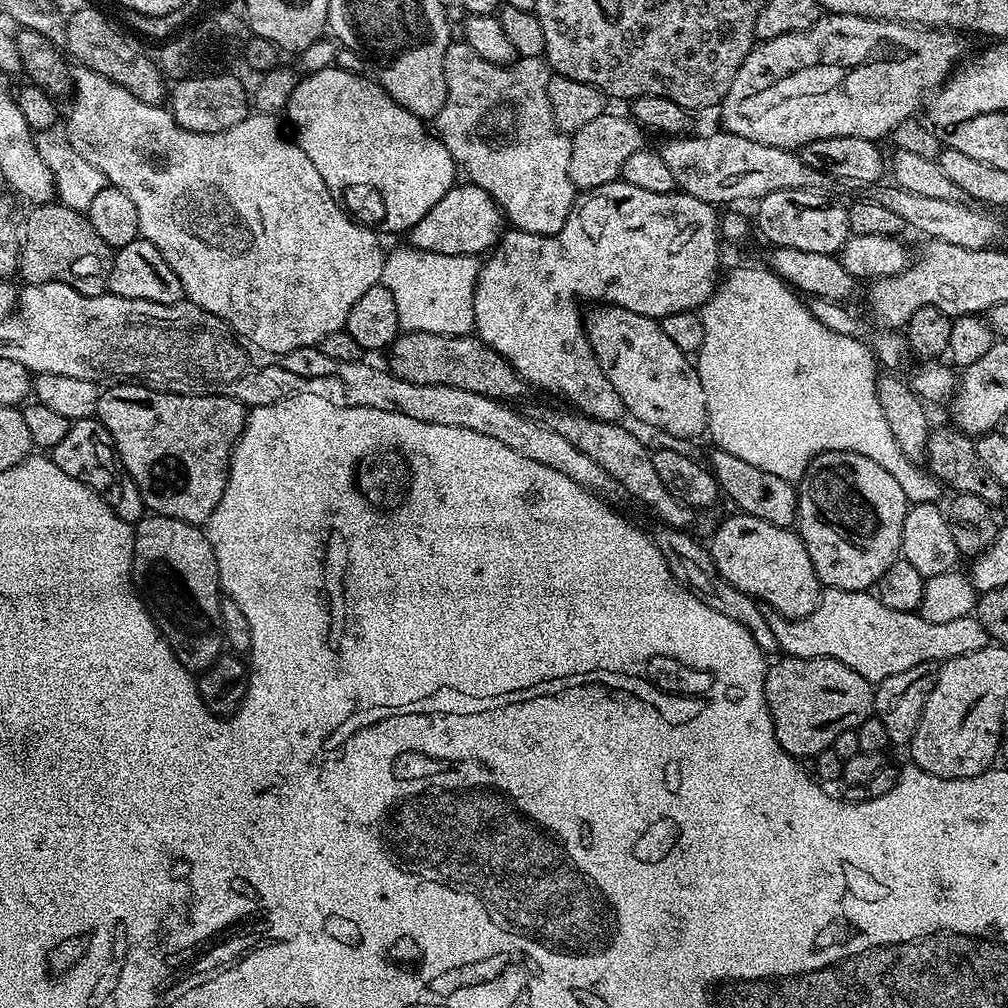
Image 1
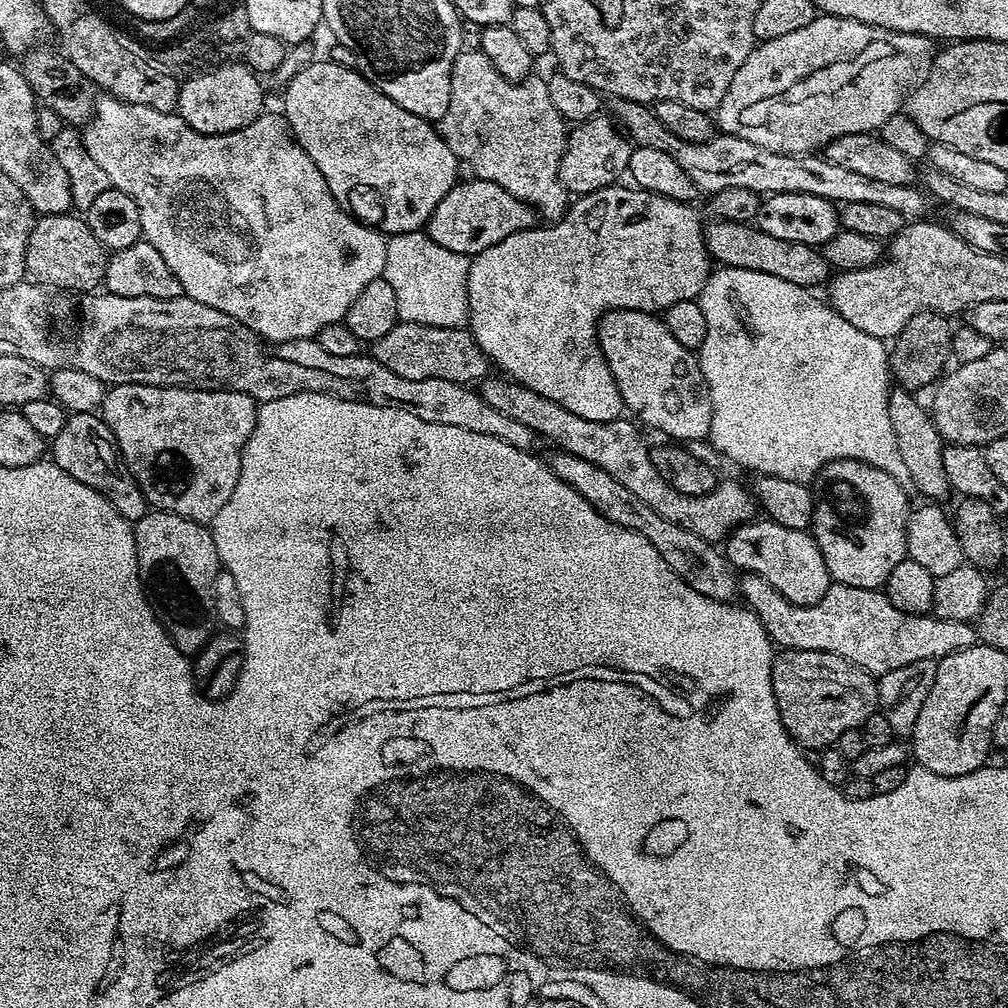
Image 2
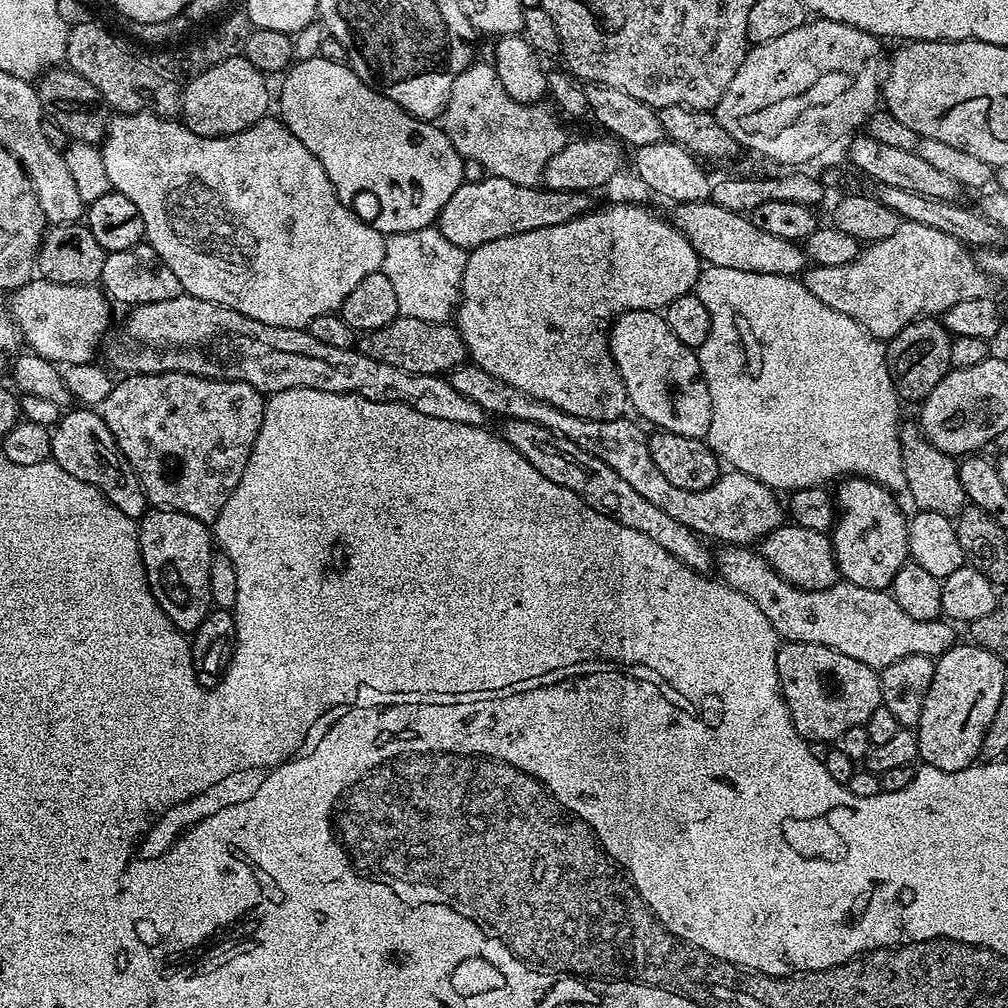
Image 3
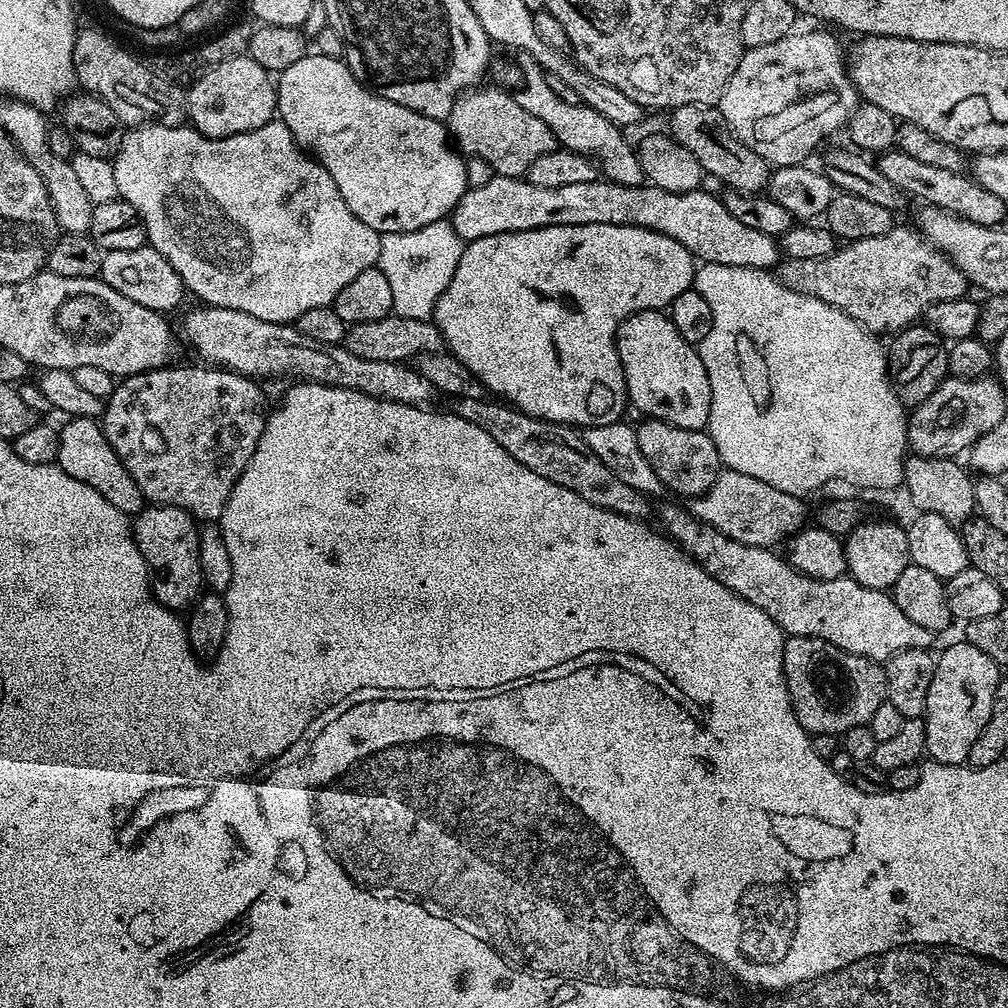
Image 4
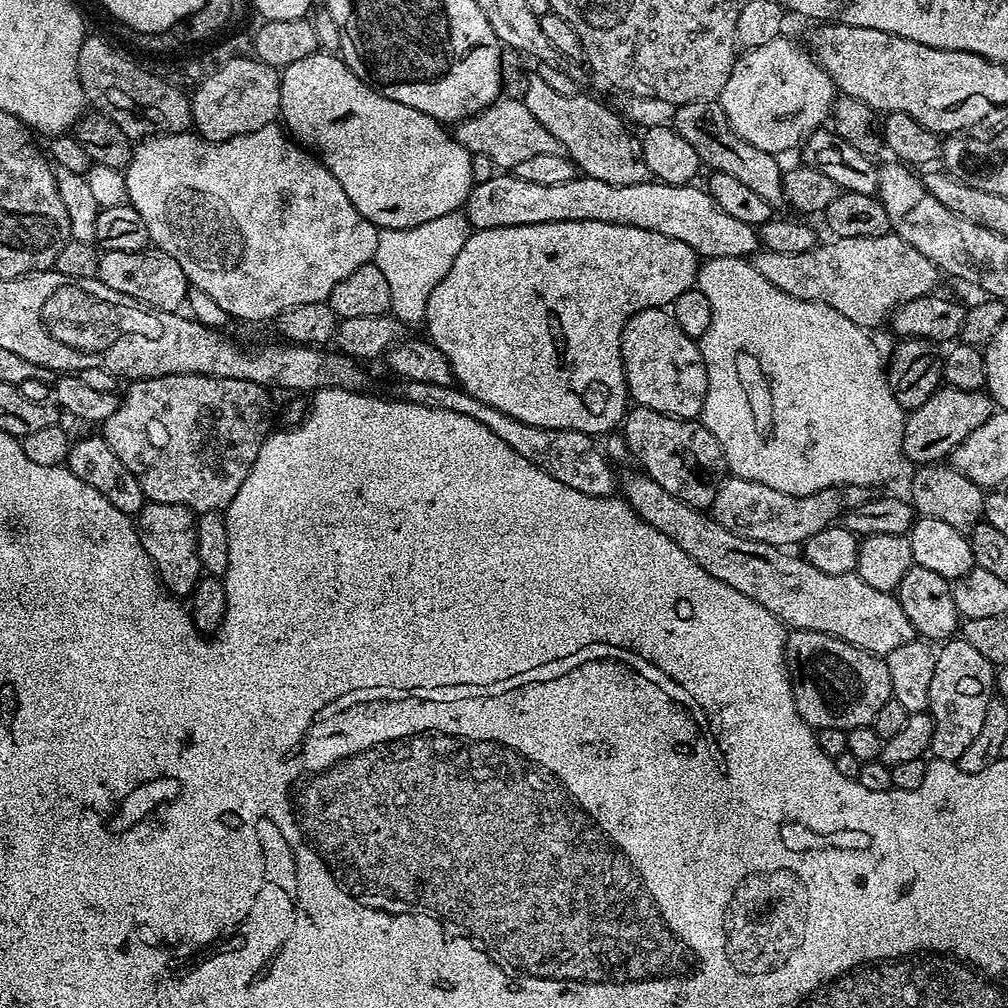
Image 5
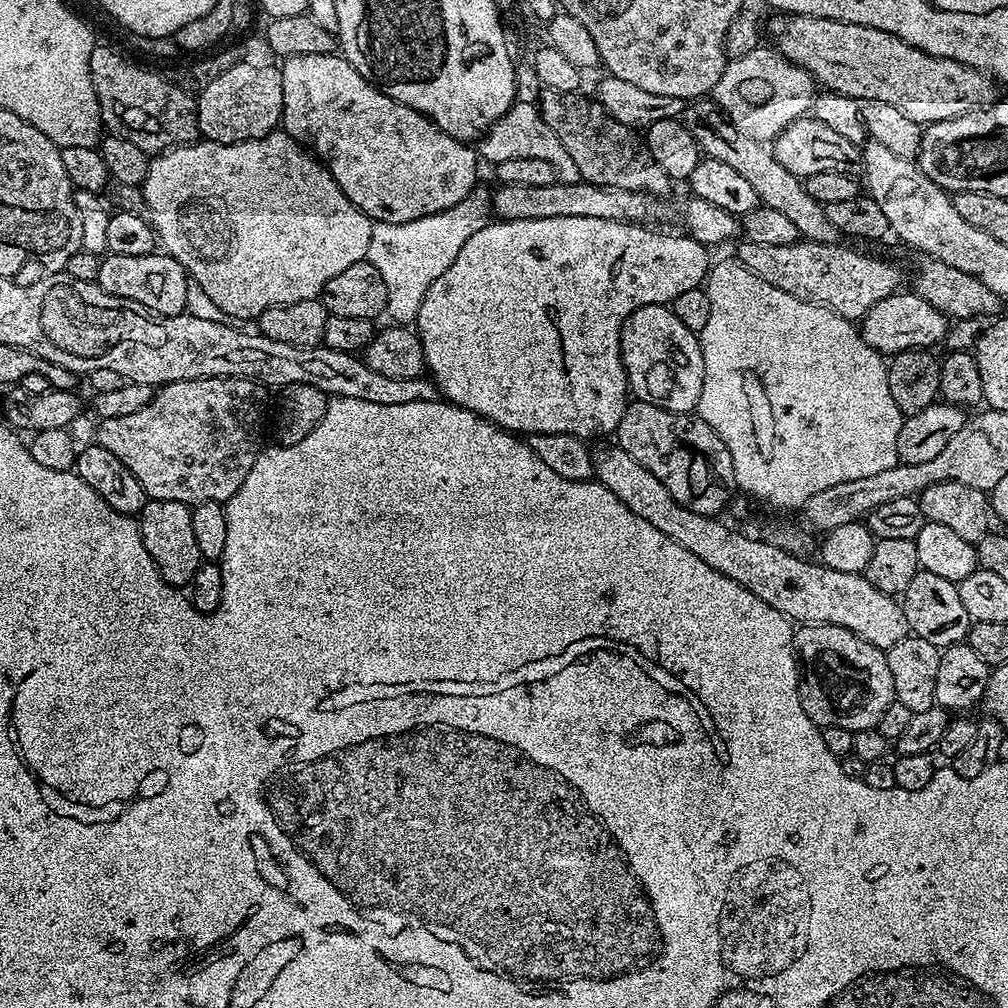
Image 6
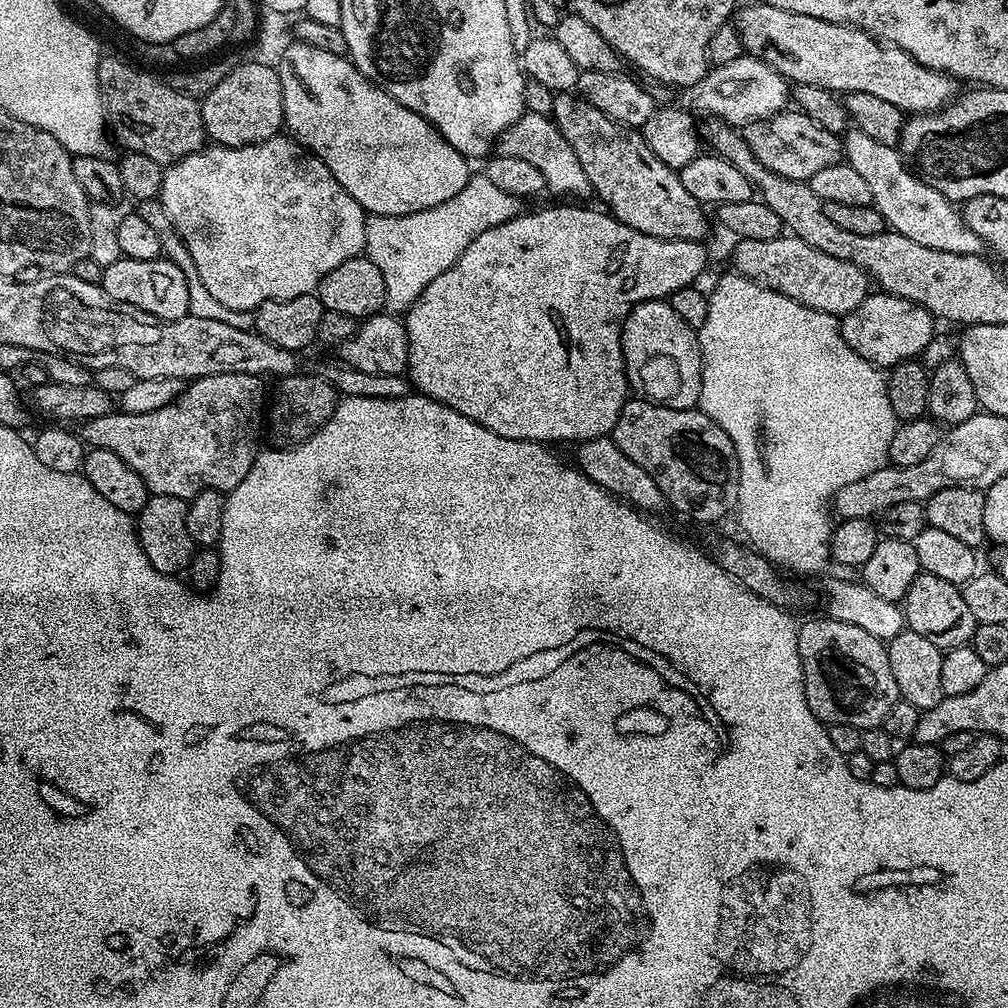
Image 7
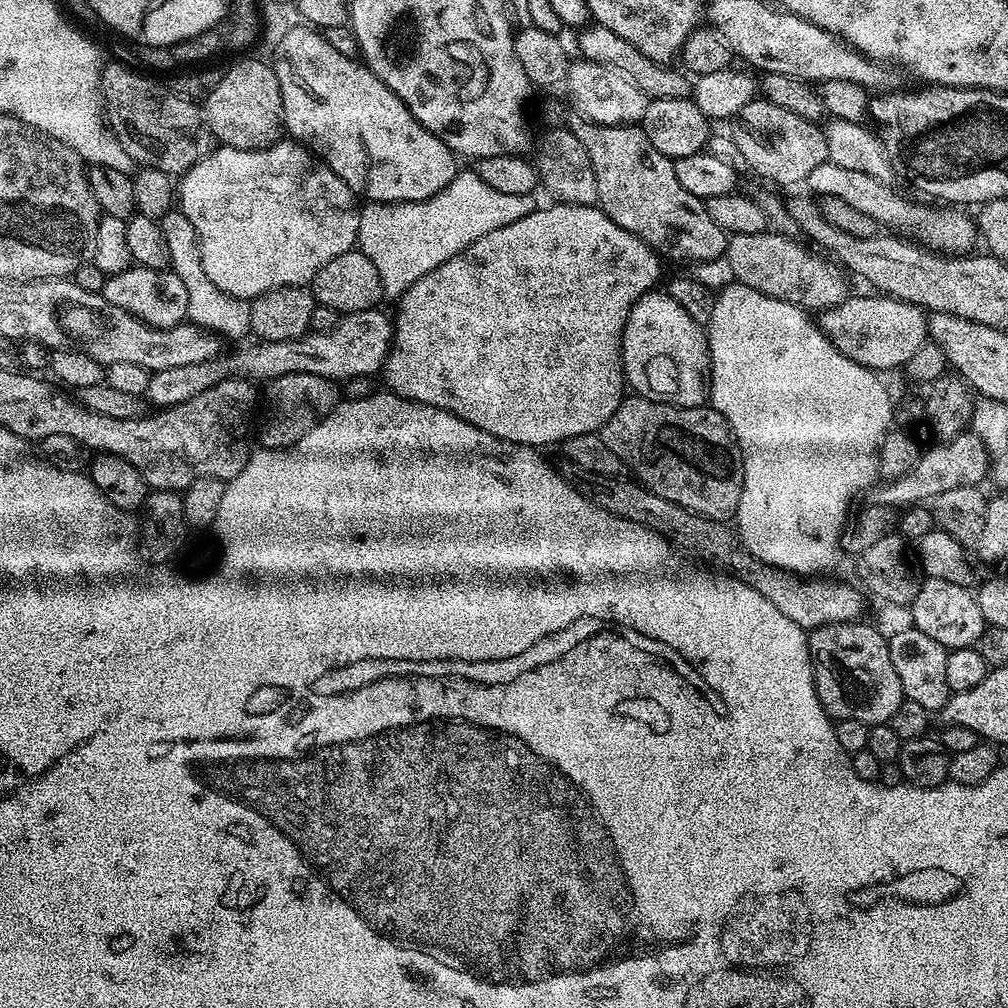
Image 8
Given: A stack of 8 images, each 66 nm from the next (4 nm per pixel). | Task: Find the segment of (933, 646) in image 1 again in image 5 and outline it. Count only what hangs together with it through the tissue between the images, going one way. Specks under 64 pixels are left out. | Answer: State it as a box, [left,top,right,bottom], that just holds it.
[622,471,917,658]

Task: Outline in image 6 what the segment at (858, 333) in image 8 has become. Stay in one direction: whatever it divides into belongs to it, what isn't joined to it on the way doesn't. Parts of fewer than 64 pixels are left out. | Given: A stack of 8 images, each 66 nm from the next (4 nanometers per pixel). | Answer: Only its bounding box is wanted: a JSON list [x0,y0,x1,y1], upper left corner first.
[858,290,949,354]

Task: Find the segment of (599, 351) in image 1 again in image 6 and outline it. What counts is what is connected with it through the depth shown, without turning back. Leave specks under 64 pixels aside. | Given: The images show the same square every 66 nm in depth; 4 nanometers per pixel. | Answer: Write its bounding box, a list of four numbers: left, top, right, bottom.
[620,305,704,412]

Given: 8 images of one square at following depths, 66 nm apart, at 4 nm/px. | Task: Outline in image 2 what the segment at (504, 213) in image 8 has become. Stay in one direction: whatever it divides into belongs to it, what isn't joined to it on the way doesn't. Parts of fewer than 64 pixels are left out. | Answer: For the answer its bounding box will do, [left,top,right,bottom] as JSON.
[382,231,469,328]

